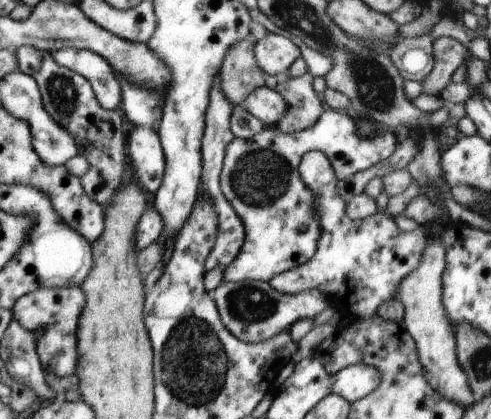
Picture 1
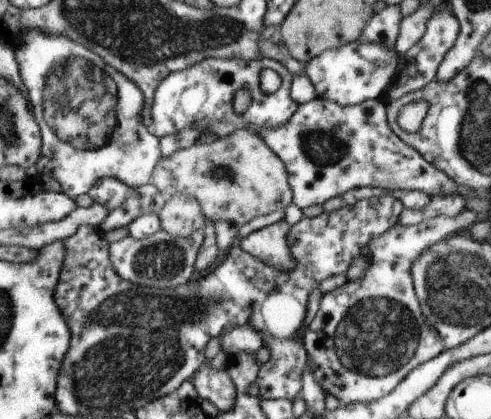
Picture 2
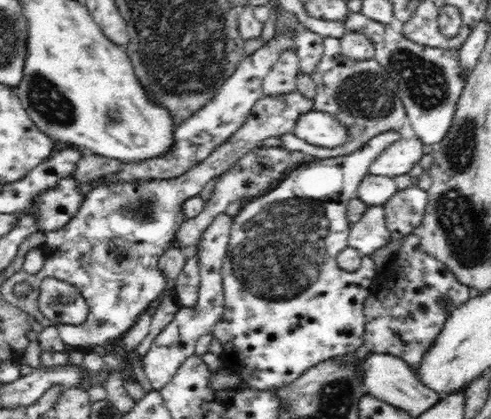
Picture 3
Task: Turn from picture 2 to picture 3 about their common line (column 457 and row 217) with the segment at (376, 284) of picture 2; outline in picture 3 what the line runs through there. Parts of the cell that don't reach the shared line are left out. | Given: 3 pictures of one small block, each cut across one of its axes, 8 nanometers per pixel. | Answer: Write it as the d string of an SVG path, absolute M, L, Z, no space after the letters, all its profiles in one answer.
M218 214L218 218L214 218L210 222L210 226L202 232L200 240L192 246L196 250L198 256L198 268L200 268L200 296L194 308L180 308L174 316L174 322L170 322L170 326L166 326L158 338L154 340L154 344L150 346L146 356L138 356L142 362L142 368L148 376L148 380L152 382L154 390L162 390L172 378L174 374L180 370L180 366L186 362L186 358L196 354L196 342L206 336L212 334L214 328L218 326L222 314L224 314L224 288L222 288L222 266L224 266L224 256L228 252L228 242L230 242L230 230L232 230L232 216L226 214Z

